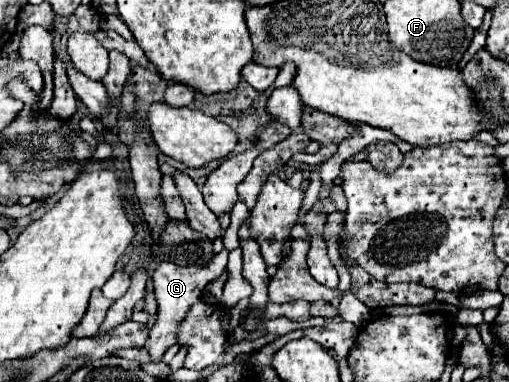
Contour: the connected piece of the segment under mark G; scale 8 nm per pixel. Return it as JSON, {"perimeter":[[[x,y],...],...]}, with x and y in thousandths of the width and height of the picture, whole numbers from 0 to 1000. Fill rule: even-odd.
{"perimeter":[[[440,652],[417,678],[413,699],[409,694],[405,699],[358,699],[358,694],[346,694],[338,683],[322,683],[322,678],[310,678],[310,673],[303,678],[306,704],[303,704],[303,720],[299,720],[299,741],[303,741],[303,767],[306,767],[306,788],[310,788],[310,840],[295,861],[295,882],[283,903],[283,914],[295,929],[295,945],[314,945],[318,929],[326,924],[326,914],[346,898],[350,846],[361,835],[369,804],[393,777],[401,751],[440,715],[444,683],[448,683],[448,662],[440,662]]]}

